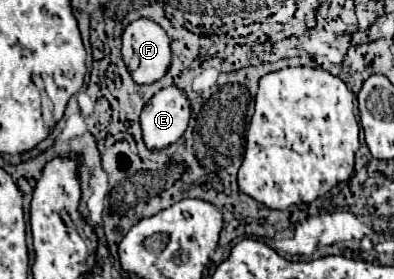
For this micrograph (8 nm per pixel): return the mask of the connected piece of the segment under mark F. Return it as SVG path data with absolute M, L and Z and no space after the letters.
M139 18L125 28L121 54L135 84L153 84L169 70L169 36L153 20Z

